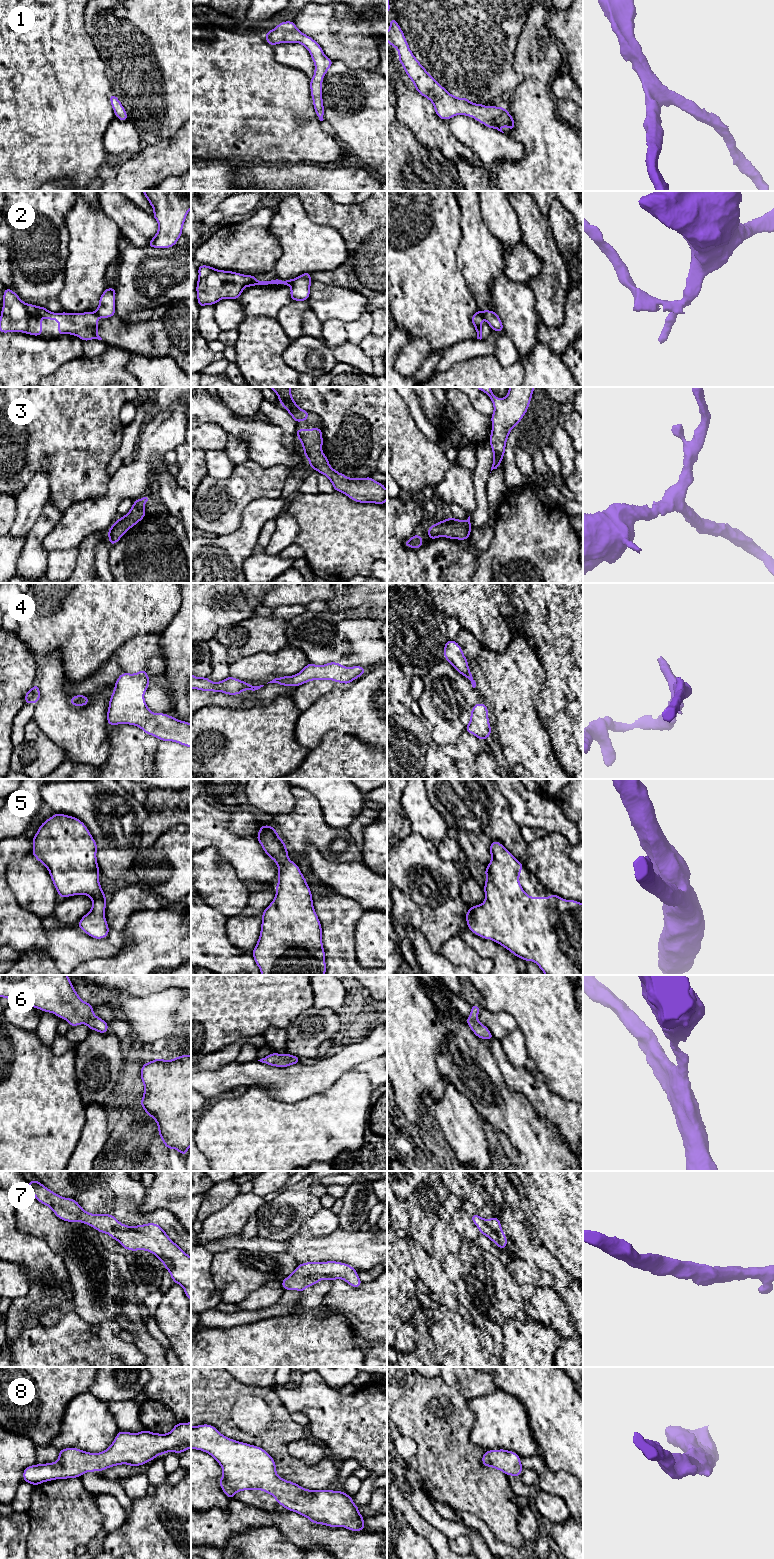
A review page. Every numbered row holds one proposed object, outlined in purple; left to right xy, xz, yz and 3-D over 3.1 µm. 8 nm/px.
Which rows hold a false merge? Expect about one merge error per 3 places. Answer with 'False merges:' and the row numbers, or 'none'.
False merges: 2

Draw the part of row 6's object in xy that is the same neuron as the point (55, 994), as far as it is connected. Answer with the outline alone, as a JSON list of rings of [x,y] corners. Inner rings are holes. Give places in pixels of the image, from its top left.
[[[0,975],[0,997],[53,1013],[66,1020],[70,1027],[86,1024],[90,1030],[102,1034],[108,1032],[108,1023],[95,1015],[93,1005],[79,997],[67,975]]]

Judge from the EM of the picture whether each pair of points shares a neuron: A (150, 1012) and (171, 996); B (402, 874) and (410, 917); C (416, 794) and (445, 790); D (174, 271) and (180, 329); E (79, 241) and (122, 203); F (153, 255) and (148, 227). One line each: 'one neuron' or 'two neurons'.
A: one neuron
B: two neurons
C: two neurons
D: two neurons
E: two neurons
F: two neurons

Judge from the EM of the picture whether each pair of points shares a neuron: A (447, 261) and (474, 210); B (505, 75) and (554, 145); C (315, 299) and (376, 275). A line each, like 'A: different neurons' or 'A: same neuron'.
A: different neurons
B: different neurons
C: different neurons

